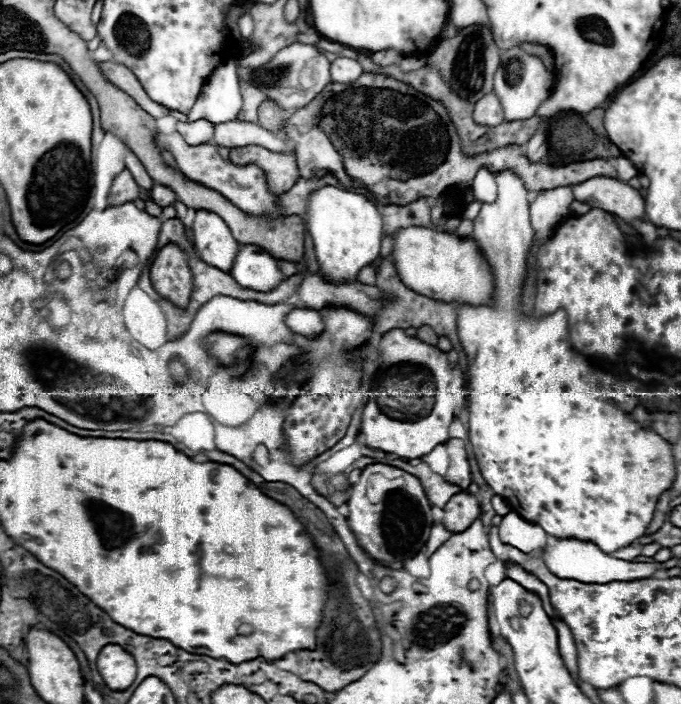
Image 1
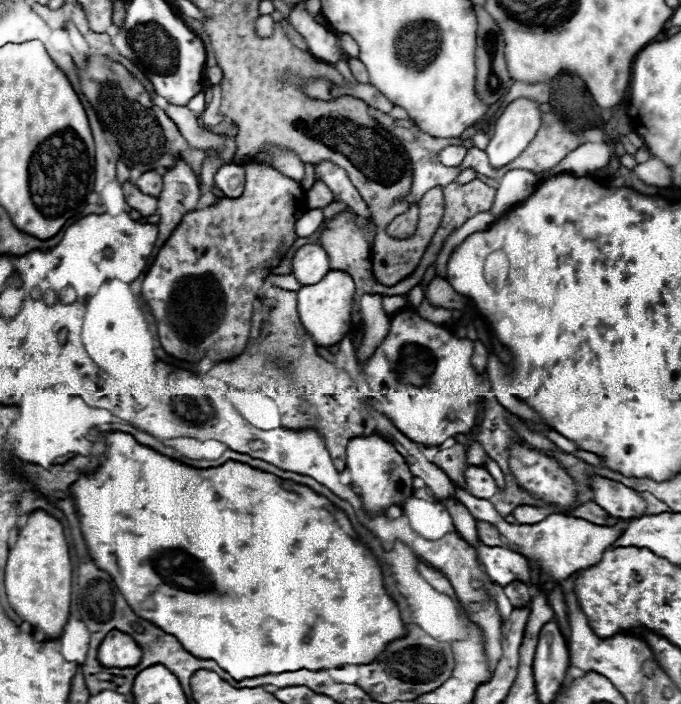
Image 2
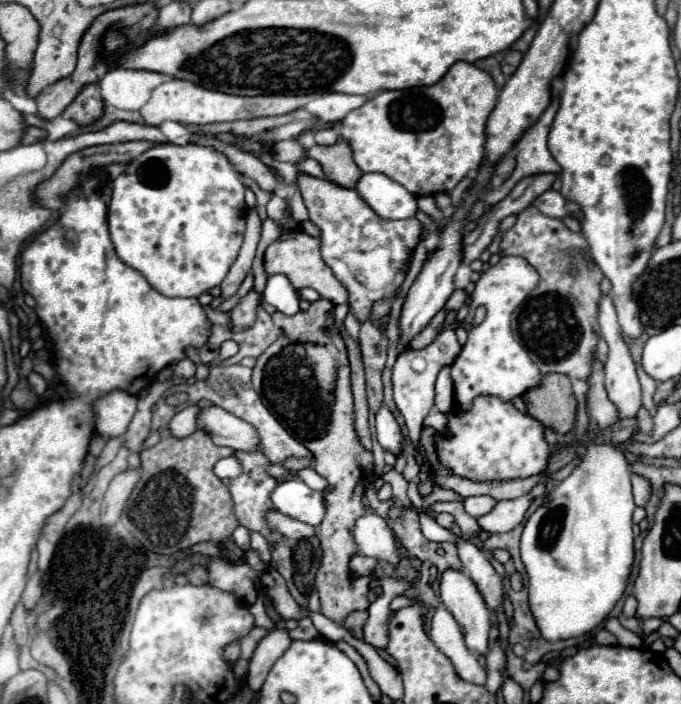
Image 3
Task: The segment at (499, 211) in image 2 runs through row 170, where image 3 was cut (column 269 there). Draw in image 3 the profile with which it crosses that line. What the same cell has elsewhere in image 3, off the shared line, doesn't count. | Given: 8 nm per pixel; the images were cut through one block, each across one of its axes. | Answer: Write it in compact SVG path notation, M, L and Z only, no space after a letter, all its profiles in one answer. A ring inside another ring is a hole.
M270 508L264 514L264 518L266 518L266 524L268 524L270 530L276 530L282 536L288 536L292 540L300 540L300 538L308 538L308 536L314 536L316 534L312 526L308 526L308 524L304 524L300 520L294 520L290 516L278 512L276 508Z

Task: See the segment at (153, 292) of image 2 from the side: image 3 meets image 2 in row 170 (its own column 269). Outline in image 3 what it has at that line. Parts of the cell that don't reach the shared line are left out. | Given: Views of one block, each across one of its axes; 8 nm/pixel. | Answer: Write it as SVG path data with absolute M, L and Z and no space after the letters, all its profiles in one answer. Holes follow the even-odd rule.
M304 232L288 234L288 236L280 238L278 242L270 244L264 252L264 272L268 278L272 274L284 274L296 290L310 286L322 298L330 300L332 304L346 304L348 302L348 290L344 290L344 286L340 286L340 282L336 282L332 270L328 270L328 266L324 266L324 260L320 258L320 240L312 238Z

